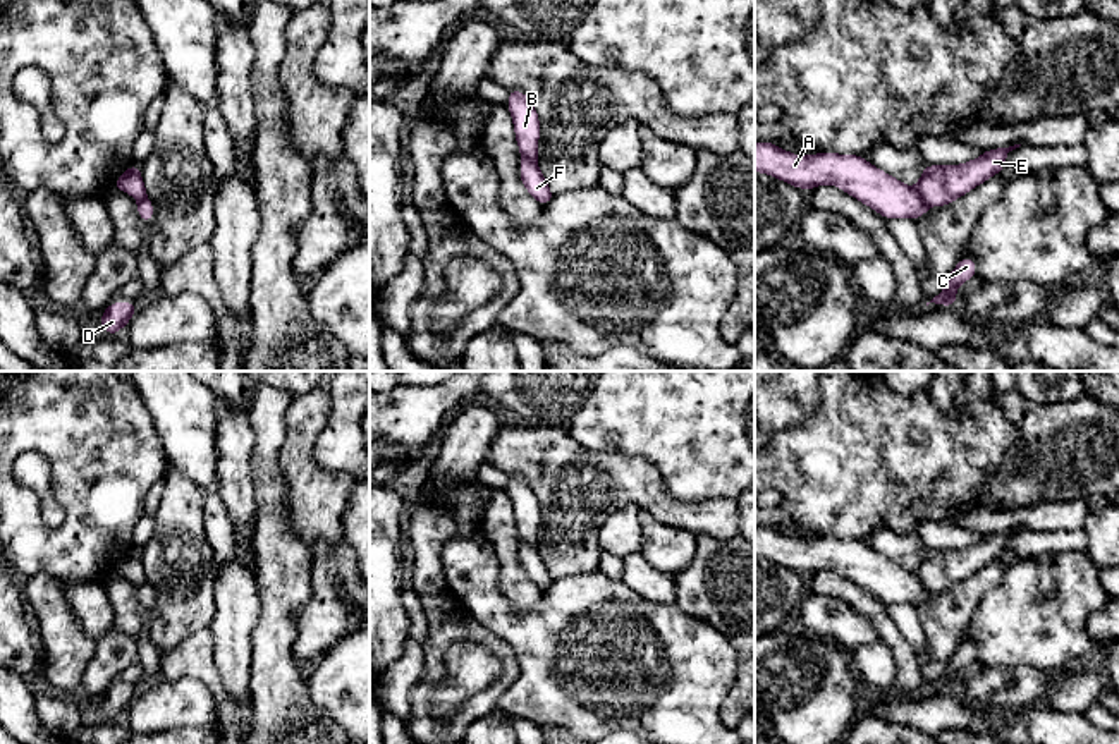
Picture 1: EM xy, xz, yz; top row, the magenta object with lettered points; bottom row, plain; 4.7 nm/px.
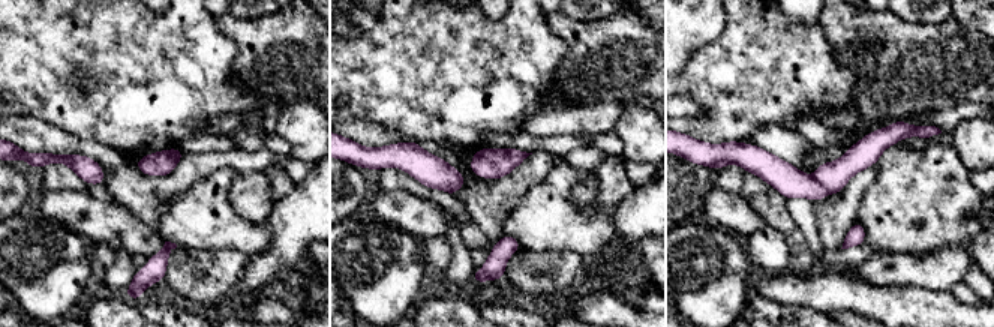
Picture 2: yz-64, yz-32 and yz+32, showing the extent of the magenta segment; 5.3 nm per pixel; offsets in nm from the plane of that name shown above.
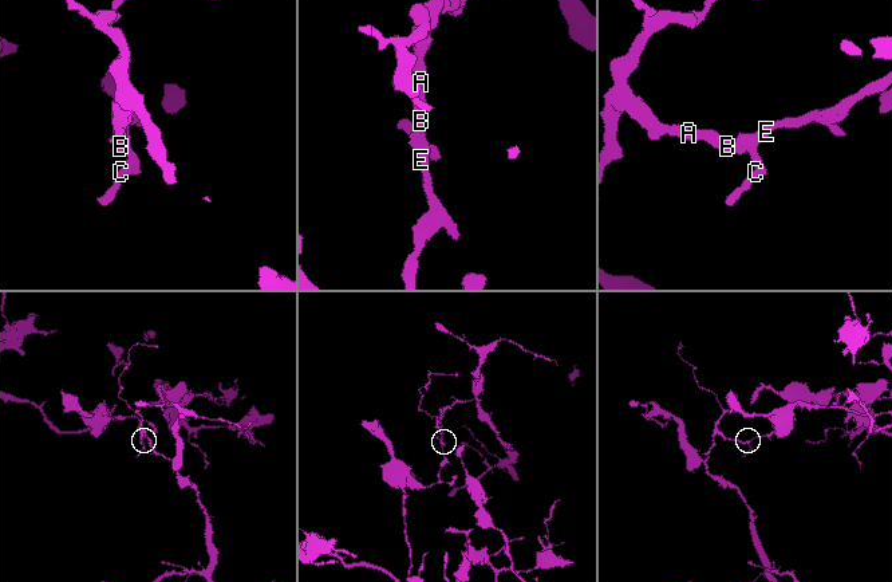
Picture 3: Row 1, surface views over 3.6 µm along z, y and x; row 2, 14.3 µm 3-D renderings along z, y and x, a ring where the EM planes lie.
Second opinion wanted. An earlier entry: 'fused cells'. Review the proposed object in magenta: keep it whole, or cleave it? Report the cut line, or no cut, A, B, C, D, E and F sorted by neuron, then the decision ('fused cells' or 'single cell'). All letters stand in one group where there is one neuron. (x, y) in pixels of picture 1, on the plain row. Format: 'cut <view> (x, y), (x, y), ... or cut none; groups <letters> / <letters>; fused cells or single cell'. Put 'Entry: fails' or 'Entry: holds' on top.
Entry: holds
cut yz (915, 573), (929, 590); groups A B / C D E F; fused cells

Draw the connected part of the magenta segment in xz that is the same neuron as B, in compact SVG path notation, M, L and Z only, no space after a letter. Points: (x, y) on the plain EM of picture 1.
M519 474L509 476L507 493L512 500L512 509L516 515L516 526L519 538L524 545L536 548L538 540L538 522L540 522L540 502L528 485L528 481Z

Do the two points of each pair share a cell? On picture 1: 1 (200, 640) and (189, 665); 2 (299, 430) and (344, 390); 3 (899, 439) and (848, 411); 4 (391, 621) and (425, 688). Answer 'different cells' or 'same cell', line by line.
1: same cell
2: different cells
3: same cell
4: different cells

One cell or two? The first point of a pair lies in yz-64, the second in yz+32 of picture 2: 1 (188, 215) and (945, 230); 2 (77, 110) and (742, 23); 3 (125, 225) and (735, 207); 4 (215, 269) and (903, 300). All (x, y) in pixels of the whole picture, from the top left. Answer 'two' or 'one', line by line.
1: one
2: one
3: one
4: two

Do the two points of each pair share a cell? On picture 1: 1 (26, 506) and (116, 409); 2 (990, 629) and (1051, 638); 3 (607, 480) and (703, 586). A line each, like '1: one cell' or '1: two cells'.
1: one cell
2: one cell
3: two cells

